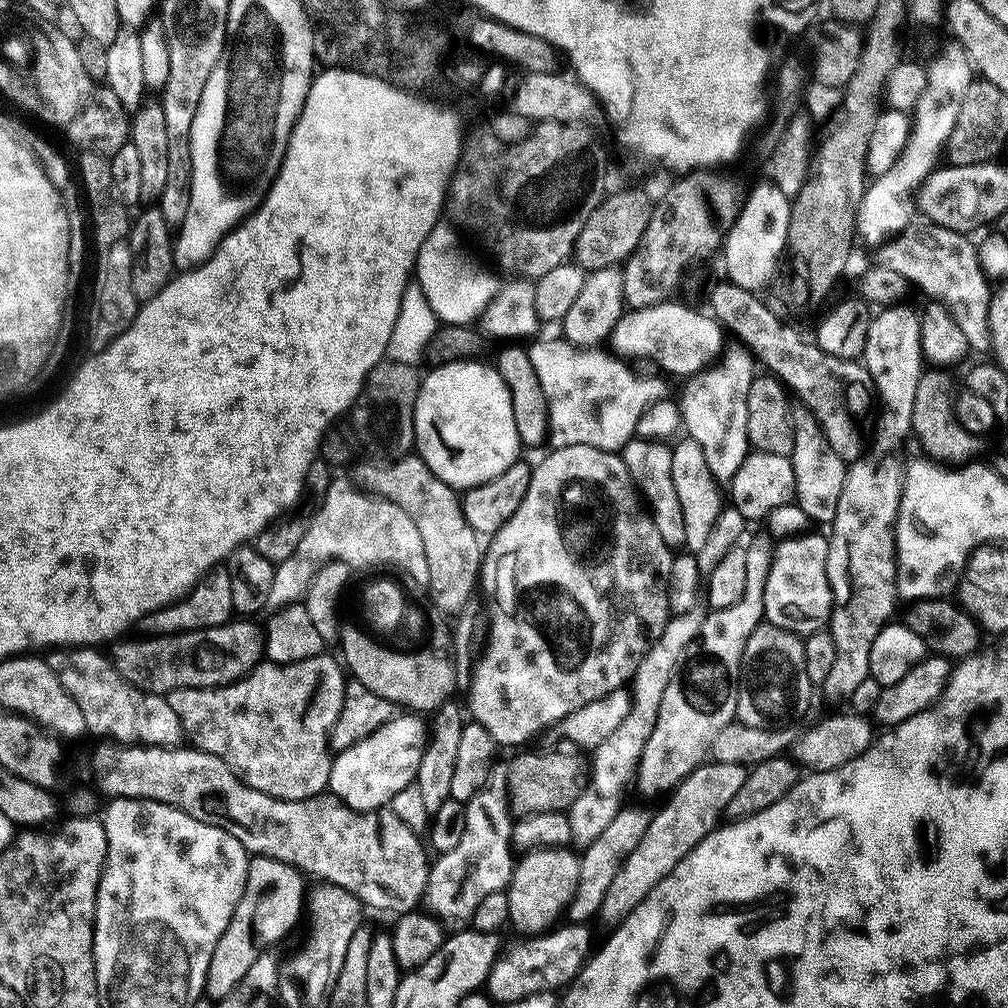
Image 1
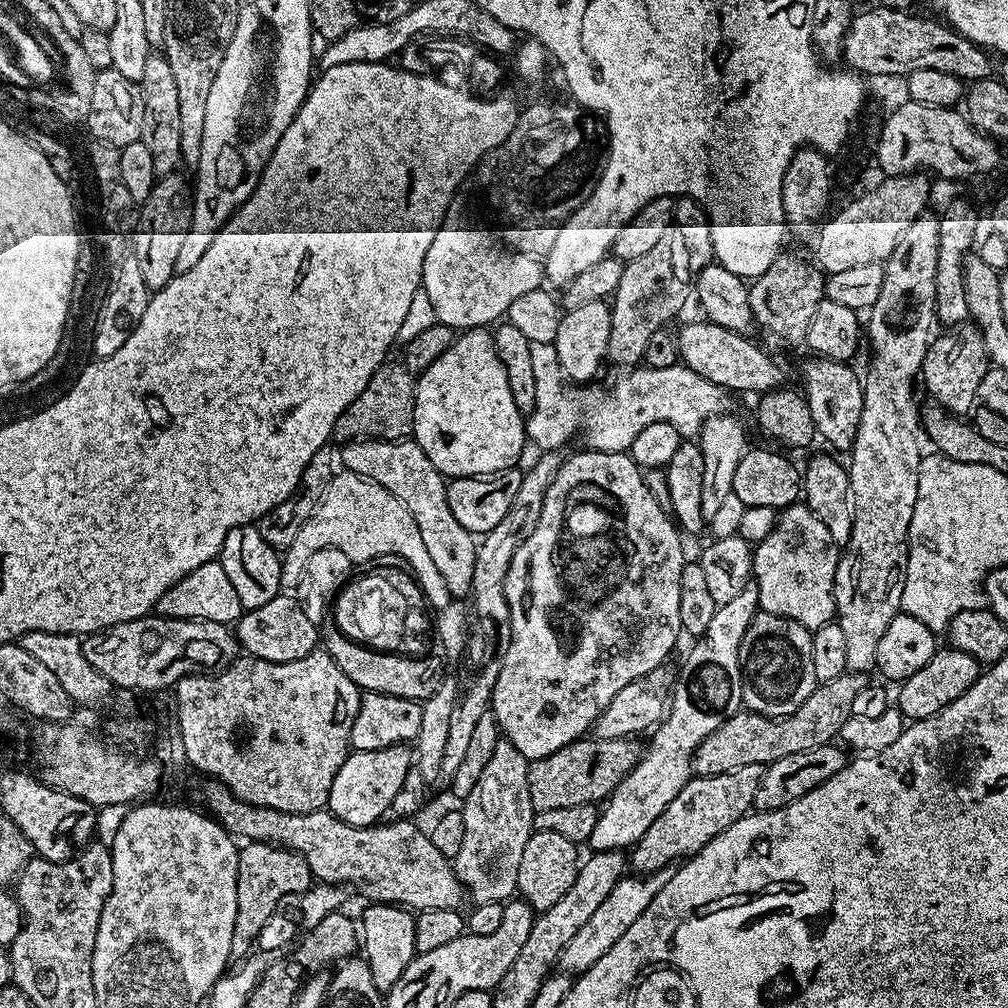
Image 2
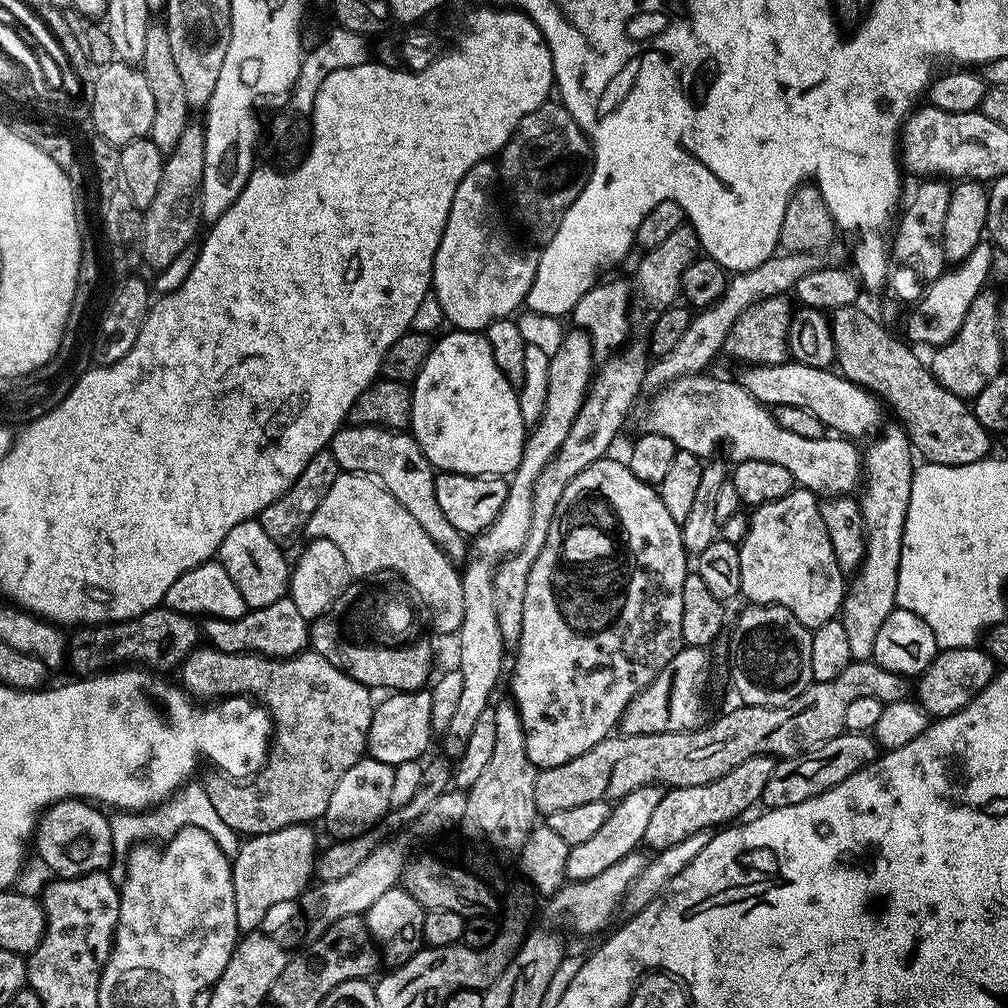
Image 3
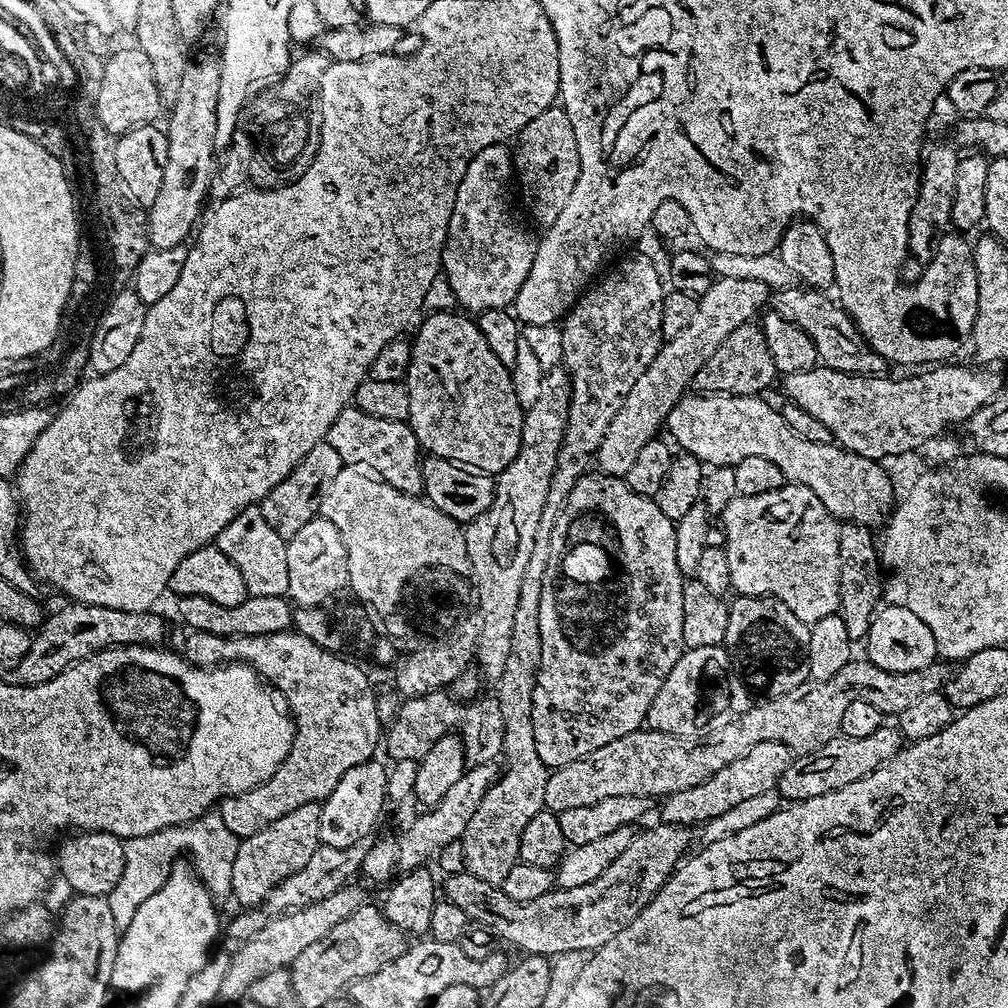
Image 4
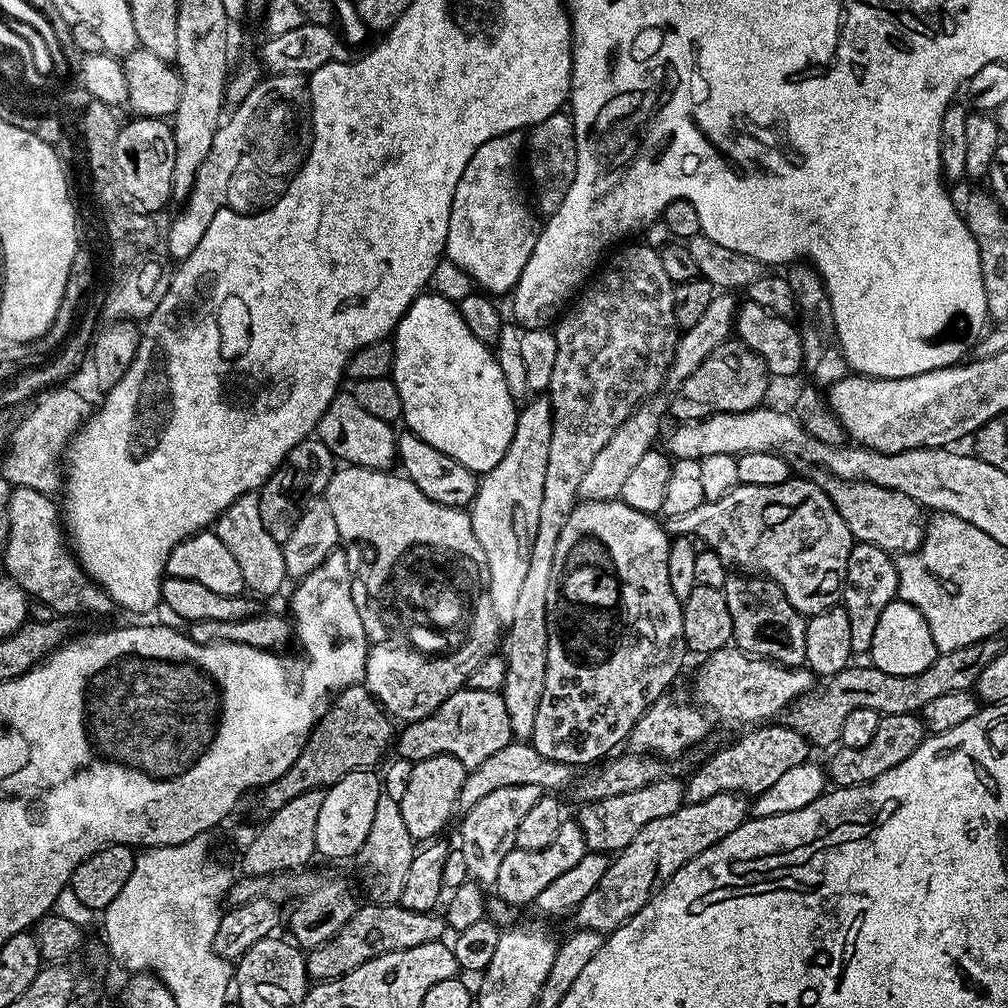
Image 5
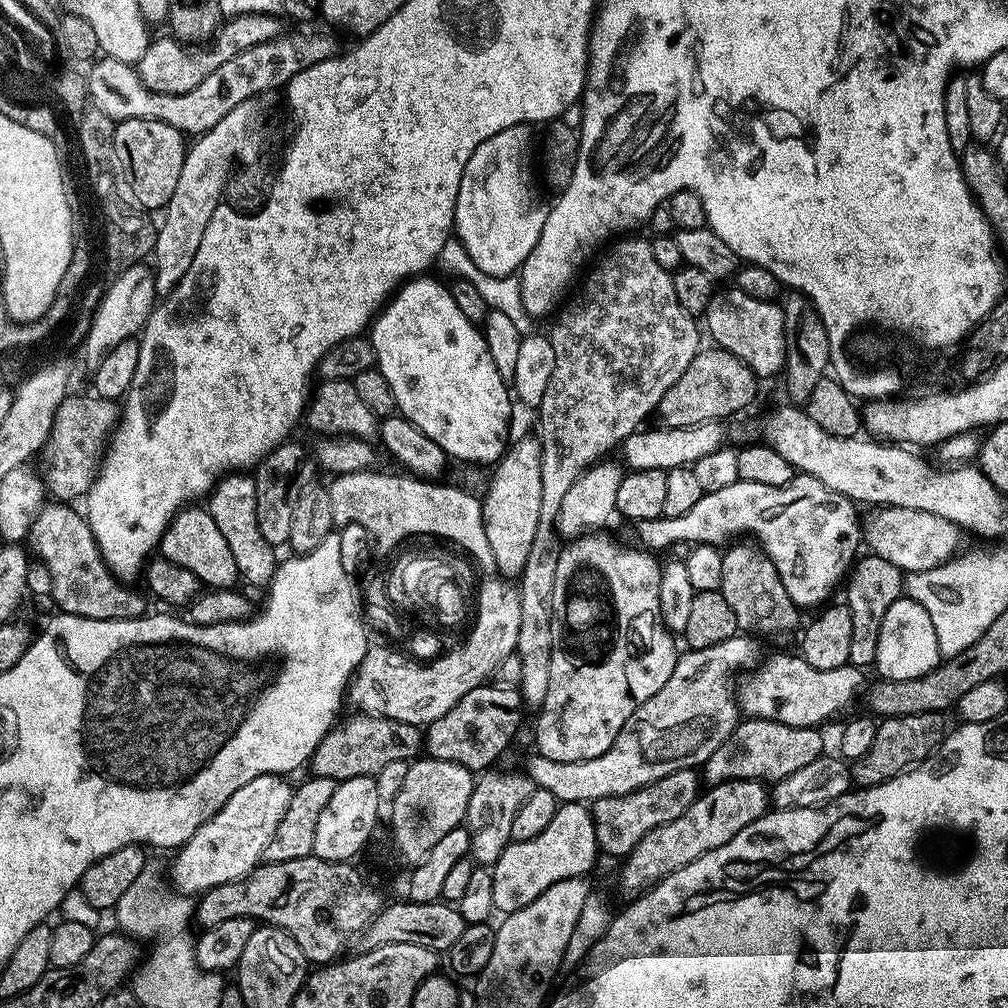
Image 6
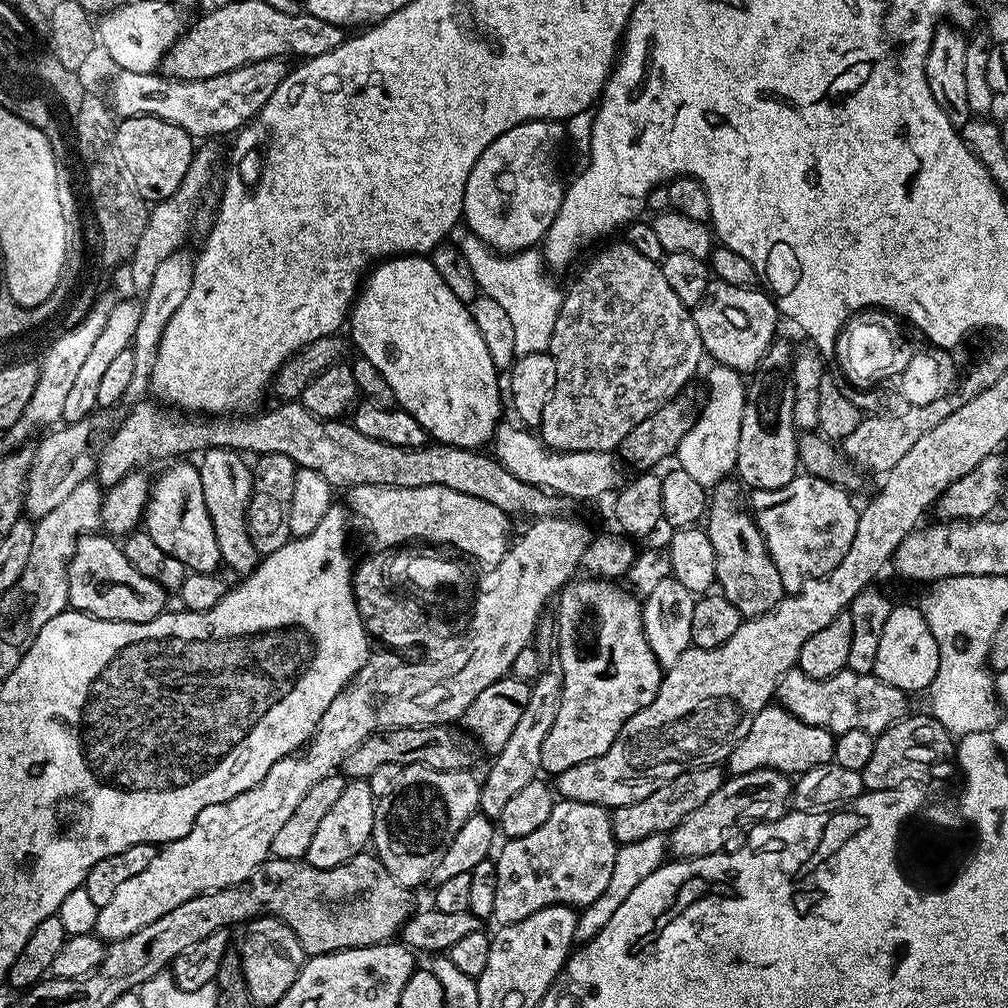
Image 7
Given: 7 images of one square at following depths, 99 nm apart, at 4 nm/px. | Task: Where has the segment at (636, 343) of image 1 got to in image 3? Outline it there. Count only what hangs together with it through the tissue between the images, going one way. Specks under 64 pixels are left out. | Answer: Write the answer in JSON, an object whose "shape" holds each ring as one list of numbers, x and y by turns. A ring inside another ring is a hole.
{"shape":[[791,358,782,364,749,364,739,369,738,383,759,404,765,406,802,406,824,424,825,429,844,438,868,436,881,431,885,423,885,405,875,391,865,385,850,382,839,371,799,364]]}

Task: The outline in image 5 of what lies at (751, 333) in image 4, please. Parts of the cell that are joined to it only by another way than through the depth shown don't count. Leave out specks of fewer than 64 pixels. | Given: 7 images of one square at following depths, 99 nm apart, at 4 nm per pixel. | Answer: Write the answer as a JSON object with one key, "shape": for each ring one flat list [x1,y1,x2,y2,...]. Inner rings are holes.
{"shape":[[727,342,718,346,686,378,686,382,675,385,672,401,667,401,666,408,672,412,673,421,687,422,690,420,704,420,719,412,745,412,751,408,761,407,765,403,764,395,768,392,770,373,764,360,754,354,746,345,739,342]]}

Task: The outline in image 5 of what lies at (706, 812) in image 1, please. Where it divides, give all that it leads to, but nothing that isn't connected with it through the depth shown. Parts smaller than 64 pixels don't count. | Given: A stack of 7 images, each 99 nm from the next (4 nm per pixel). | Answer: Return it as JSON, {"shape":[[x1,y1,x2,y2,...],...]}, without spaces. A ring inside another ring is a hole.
{"shape":[[768,722,745,732,748,733,714,753,705,764,697,766,692,777,687,777,684,785,684,799,687,803,706,802,706,798,714,798,714,794,723,792,738,792,755,798,762,790,770,790,770,785,782,778,786,770,809,759,808,741,783,723]]}

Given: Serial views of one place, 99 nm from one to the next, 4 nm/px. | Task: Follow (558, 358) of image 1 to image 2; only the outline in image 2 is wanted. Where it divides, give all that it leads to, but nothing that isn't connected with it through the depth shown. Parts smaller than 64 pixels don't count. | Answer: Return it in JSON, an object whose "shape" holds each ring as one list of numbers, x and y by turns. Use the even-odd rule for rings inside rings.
{"shape":[[532,344,530,346,530,362,534,366,534,410,526,418,526,436,540,447,541,453,555,452,563,449,563,444,571,442,575,436,581,436,589,449,597,452,628,452,634,438,650,422,670,422,674,430,682,438,699,437,704,423,712,416,719,416,728,404,729,389,720,388,714,382,702,378,702,374,694,374,694,370,677,362,674,366,666,366,666,370,654,370,637,366,625,371,621,380,616,380,612,388,603,388,600,382,592,382,587,386,573,386,566,382,566,377,560,370,556,347,551,344]]}

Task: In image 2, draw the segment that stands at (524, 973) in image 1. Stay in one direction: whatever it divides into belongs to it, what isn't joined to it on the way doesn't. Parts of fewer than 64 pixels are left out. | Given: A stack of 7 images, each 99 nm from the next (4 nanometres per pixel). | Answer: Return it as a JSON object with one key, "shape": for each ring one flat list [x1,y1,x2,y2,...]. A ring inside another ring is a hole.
{"shape":[[666,867,656,872,628,874,621,878,614,890,610,890,606,902,594,910,590,922,586,922,586,926,582,926,582,930,578,930,570,942,566,942,558,961,559,971,564,974,579,974,590,970,590,966,594,966,594,962,598,962,598,958,602,958,602,954,606,954,606,950,610,950,610,946,614,946,614,942,618,942,618,938,622,938,622,934,626,934,634,922,638,922,642,910,654,902,654,894,658,894,658,890,670,882,672,873,673,869]]}

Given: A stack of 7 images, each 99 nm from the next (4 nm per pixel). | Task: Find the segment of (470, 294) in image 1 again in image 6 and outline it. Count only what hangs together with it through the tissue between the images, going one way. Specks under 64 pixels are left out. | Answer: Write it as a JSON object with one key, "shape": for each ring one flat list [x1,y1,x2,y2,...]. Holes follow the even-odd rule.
{"shape":[[519,124,518,126,510,126,506,130,498,130,498,134,494,134,494,138,486,138,486,142,478,145,474,150,474,154,470,154,470,162,466,162,466,170,462,174,462,182,458,186,454,236,455,239,462,242,462,246,466,246,466,252,470,254,470,258,474,258,474,262,477,263,478,268,486,270,486,274,510,276,519,273,530,254,530,250,534,250,534,246,538,246,538,238,542,238,542,226,546,226,548,208,544,206,539,208,536,205,536,192,532,189,532,132,533,129,529,125]]}

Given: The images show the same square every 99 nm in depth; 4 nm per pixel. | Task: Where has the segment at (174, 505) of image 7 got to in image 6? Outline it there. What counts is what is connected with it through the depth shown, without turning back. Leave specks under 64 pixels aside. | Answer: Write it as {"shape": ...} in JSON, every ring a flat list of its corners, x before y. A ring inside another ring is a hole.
{"shape":[[188,506,177,512,176,517,168,523,164,537,160,539,158,552,170,562,178,562,178,566,190,570,190,574,197,576,201,585,209,589,231,588,240,580,234,553,230,550,225,536,218,531,214,518,210,518,207,507]]}

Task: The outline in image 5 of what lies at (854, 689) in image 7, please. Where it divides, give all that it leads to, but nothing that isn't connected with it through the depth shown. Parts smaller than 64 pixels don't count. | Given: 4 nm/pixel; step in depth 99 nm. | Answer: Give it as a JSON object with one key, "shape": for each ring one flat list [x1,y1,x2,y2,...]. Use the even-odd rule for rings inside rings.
{"shape":[[735,646,705,655,703,660,704,665,697,670,696,681,692,684,696,691,695,703,705,709,713,708,724,720,748,724,744,726,760,726,775,721,795,700,807,696,818,684,817,677,807,666,787,668,784,664,773,664,771,660,750,656]]}

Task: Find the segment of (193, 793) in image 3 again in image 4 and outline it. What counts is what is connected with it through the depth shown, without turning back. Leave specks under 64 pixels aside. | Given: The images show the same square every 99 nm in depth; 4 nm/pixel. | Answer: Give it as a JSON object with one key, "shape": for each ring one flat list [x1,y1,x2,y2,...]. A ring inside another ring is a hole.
{"shape":[[205,814,190,824,179,824,173,828,158,830,154,834,127,837,124,840,126,866,122,870,122,878,118,878,118,886,114,886,114,890,110,890,106,898,110,906,110,914,114,914,117,928,123,930,126,926,130,926,130,918,134,918,134,910,139,904,146,902,150,894,154,894,163,886,166,878,172,873,174,865,183,857,180,856,183,852,192,855,191,867,213,897,231,897,230,874,234,854,238,854,240,842,241,837,226,830,219,814]]}

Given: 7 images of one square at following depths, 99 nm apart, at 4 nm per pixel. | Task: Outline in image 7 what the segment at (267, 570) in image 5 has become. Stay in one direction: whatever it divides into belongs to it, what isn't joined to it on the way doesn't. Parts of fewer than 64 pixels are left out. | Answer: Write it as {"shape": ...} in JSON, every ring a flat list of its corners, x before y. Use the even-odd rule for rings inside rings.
{"shape":[[210,448,199,457,198,467,202,478,202,495,206,498,206,510,210,510,210,522,214,522,214,538,218,538,218,550,223,567,237,572,243,578,251,574,261,562,260,551,250,542,248,533,248,503,252,493,252,470,241,453,231,448]]}

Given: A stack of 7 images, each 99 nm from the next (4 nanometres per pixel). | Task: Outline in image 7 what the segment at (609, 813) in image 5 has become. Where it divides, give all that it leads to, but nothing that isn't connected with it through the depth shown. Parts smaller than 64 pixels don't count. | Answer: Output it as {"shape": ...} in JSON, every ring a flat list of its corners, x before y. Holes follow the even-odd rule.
{"shape":[[704,764,701,768,691,768,678,774,678,778,666,782,666,786,658,786,658,790,654,790,654,794,646,794,642,802,630,802,630,806,611,809,612,830,617,845,638,842,638,838,671,833,686,817,694,814,698,806,703,806,714,790,724,784,725,779,726,772,721,765]]}

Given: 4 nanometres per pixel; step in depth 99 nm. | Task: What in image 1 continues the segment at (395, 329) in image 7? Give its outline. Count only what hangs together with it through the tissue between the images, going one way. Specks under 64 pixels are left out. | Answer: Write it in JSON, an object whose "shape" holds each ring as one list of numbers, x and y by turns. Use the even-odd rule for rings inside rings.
{"shape":[[479,359,455,360,423,373,414,406,415,451,442,482,457,490,467,490,498,478,498,474,515,464,522,445,514,427,514,406,510,406,510,390,502,382,502,374,491,363,479,364]]}

